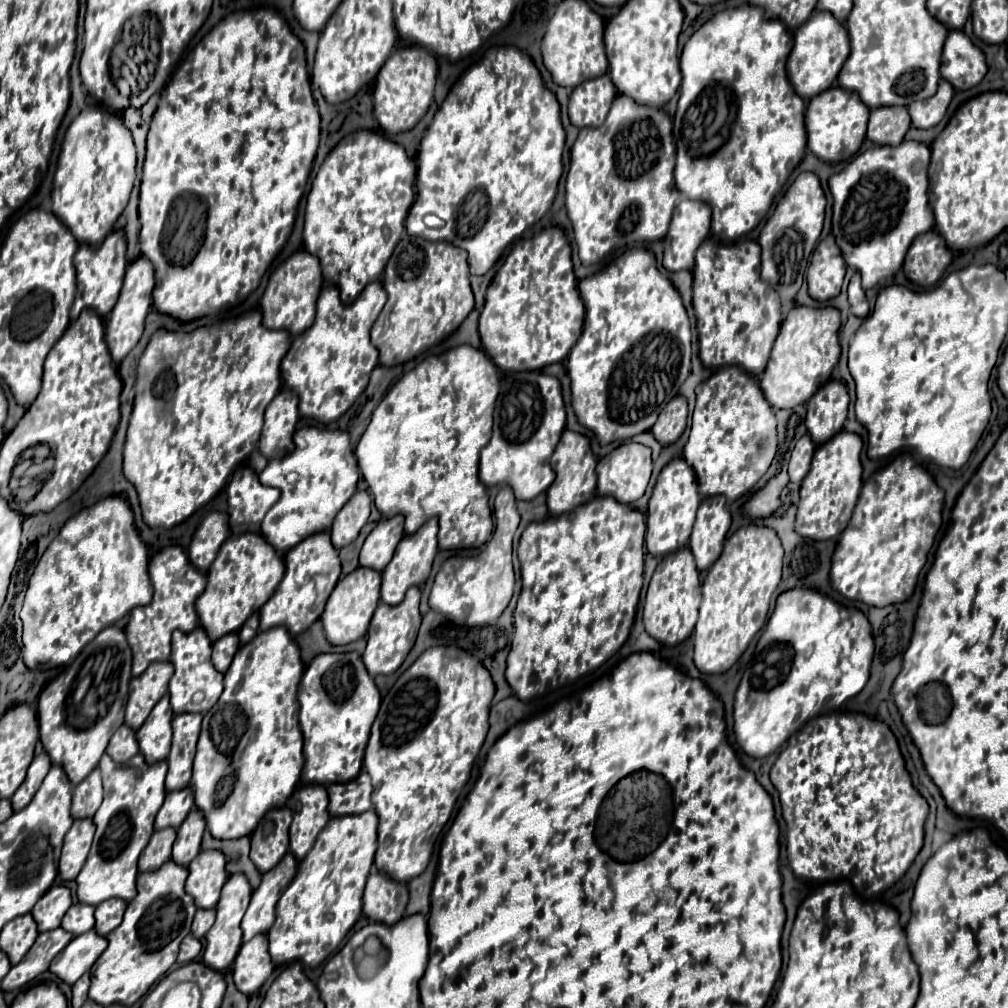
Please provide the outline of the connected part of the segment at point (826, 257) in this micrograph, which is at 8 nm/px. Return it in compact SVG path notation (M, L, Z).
M827 235L817 245L811 257L811 265L807 271L809 295L817 301L829 301L839 295L843 279L845 279L845 261L833 235Z

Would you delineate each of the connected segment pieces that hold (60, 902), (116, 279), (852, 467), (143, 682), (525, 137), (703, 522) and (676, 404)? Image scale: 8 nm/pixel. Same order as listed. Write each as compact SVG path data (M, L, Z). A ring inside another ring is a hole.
M53 885L41 899L39 903L35 903L31 915L37 923L37 929L43 931L51 931L57 929L61 925L63 915L67 913L67 909L71 907L71 893L65 885Z
M113 231L99 247L87 247L87 245L79 247L73 259L75 271L77 271L77 295L71 307L71 321L75 321L81 309L85 307L95 309L103 317L111 313L111 309L117 303L121 285L123 285L123 277L125 277L125 267L127 267L125 249L127 249L127 241L121 231Z
M841 431L839 435L835 435L835 439L829 439L815 451L811 471L801 483L801 501L795 521L795 531L801 537L827 541L831 537L837 537L847 527L861 489L861 449L863 441L859 435Z
M169 661L151 663L145 673L131 679L129 701L125 707L125 725L137 731L155 703L167 693L167 683L173 675L173 665Z
M517 47L489 49L483 59L453 85L421 139L417 153L417 199L409 209L405 223L407 233L427 241L449 241L465 249L469 253L471 275L485 275L507 245L537 223L553 205L563 173L563 147L565 129L559 117L559 101L543 85L533 59ZM436 216L445 221L443 227L436 224Z
M723 495L705 497L697 511L693 533L689 539L689 549L699 571L709 569L719 559L729 527L731 515Z
M679 395L671 399L671 403L667 403L667 407L659 413L659 419L653 425L651 433L661 445L671 445L681 437L685 427L687 427L687 399Z

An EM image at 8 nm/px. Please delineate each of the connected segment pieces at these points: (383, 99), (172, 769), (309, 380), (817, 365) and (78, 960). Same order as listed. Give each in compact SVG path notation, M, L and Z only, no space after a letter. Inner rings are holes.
M405 47L391 53L381 67L373 91L373 115L387 135L409 131L427 113L433 101L437 61L425 47Z
M181 713L173 719L173 745L169 753L169 773L165 781L167 791L183 789L191 783L191 767L195 757L195 745L199 739L201 715Z
M377 281L369 283L353 305L341 302L337 286L329 285L321 291L315 323L293 339L291 349L281 361L281 375L285 385L299 395L301 417L311 417L319 423L337 421L365 391L379 355L375 345L369 341L369 331L385 301L387 293Z
M795 305L781 325L781 333L773 345L767 369L761 375L765 399L777 409L791 409L807 403L813 393L831 379L831 371L839 361L839 327L841 315L835 307L801 307Z
M95 929L75 937L51 963L49 971L55 973L67 985L73 985L83 973L87 973L99 955L107 949L107 939Z

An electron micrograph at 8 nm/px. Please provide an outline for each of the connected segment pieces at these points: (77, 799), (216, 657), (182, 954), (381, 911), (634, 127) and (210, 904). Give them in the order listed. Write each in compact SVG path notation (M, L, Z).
M95 769L73 789L73 805L71 805L73 819L93 817L101 801L103 801L103 785L99 769Z
M237 633L225 635L213 643L213 663L219 673L225 673L229 669L237 649L239 649L239 635Z
M187 935L185 939L183 939L183 943L181 943L181 951L179 951L179 963L183 965L183 963L189 963L189 961L193 961L193 959L197 959L199 957L199 953L201 953L201 943L199 943L199 939L195 939L193 935Z
M371 873L363 893L363 913L377 923L395 925L403 915L409 901L405 883L395 883L383 873Z
M617 95L601 127L585 127L579 131L579 137L571 149L571 169L565 185L565 207L573 223L583 265L593 265L601 261L611 249L629 245L631 241L659 241L667 235L673 209L681 199L681 193L673 185L675 143L671 129L671 119L663 109L637 105L631 97Z
M201 851L189 865L185 891L199 909L213 909L227 877L225 855L221 851Z

